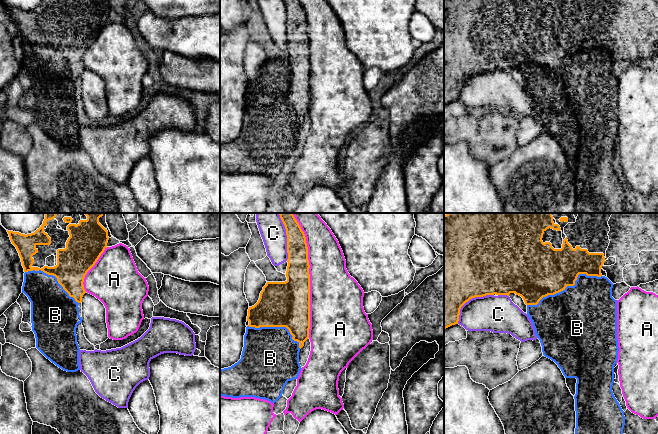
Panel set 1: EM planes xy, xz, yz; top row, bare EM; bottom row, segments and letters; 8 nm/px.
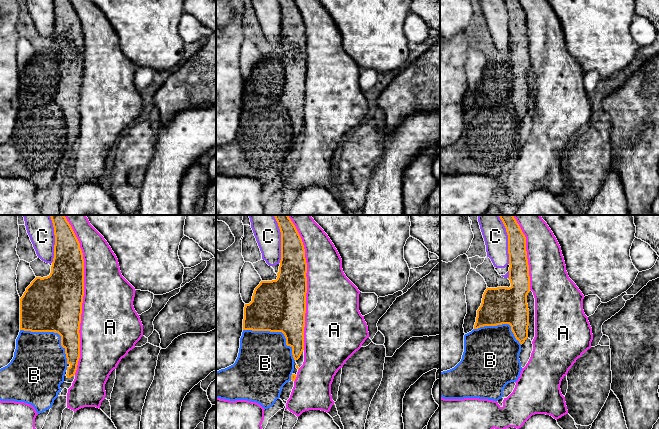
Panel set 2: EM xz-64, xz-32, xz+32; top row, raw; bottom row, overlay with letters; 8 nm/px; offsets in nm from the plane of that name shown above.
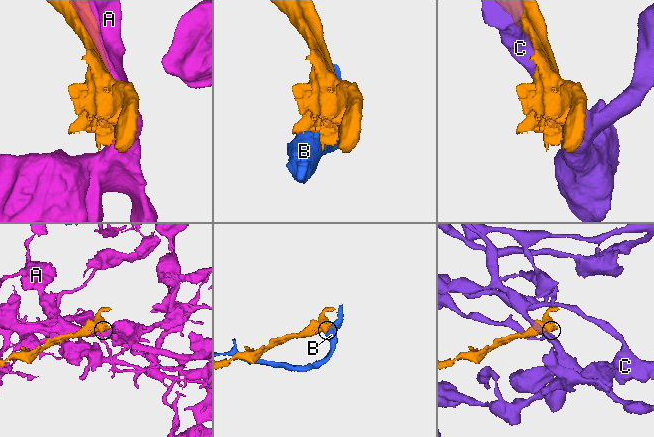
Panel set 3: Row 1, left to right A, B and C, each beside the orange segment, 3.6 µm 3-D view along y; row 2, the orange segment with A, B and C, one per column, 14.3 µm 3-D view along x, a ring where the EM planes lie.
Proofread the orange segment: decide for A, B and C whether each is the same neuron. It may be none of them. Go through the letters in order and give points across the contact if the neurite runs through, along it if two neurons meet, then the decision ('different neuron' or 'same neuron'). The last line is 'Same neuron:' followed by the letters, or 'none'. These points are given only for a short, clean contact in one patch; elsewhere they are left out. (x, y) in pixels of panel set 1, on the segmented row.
A: different neuron
B: different neuron
C: different neuron
Same neuron: none

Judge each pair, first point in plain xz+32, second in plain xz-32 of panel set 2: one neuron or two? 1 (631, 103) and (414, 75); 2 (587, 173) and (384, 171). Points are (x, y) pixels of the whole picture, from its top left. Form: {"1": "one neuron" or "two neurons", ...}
{"1": "one neuron", "2": "two neurons"}

